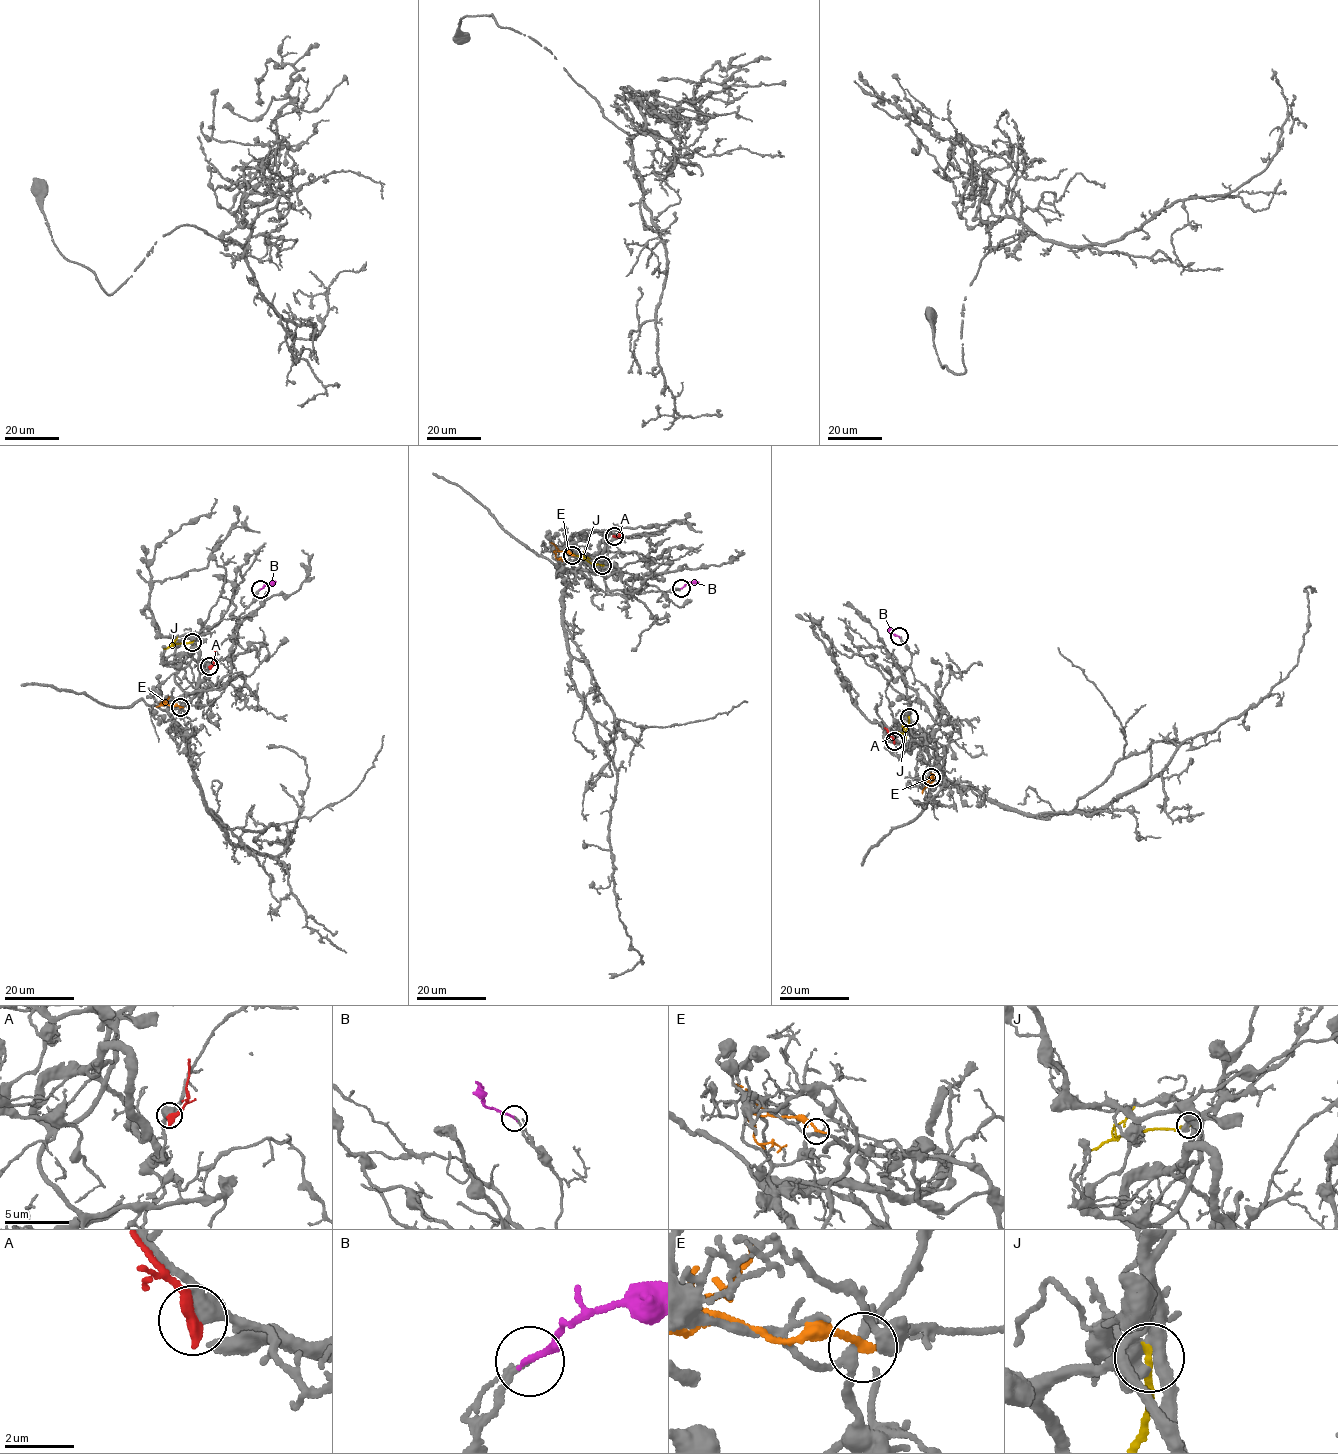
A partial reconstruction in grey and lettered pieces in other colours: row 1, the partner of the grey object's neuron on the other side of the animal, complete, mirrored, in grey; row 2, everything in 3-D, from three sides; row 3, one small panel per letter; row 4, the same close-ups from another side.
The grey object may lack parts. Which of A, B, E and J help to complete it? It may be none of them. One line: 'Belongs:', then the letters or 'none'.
Belongs: B

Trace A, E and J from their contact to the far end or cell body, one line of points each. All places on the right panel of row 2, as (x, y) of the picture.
A: (893, 741), (884, 727)
E: (931, 777), (928, 785), (933, 780), (930, 773)
J: (909, 717), (904, 732), (901, 723)

